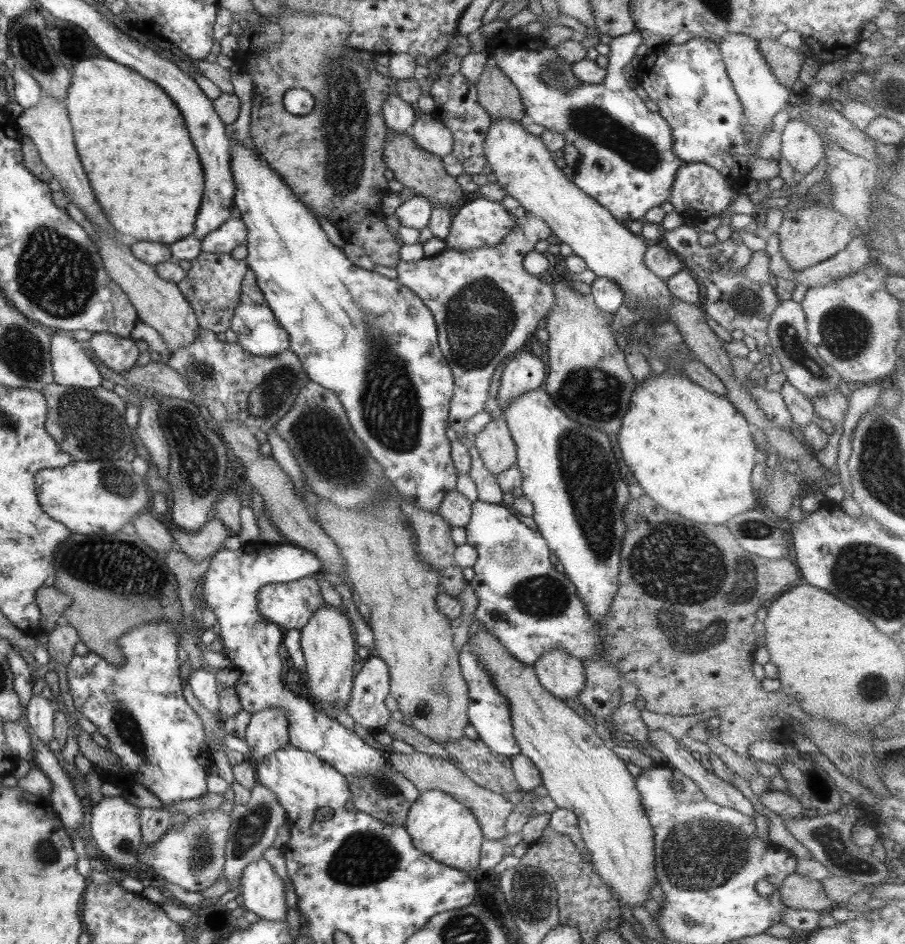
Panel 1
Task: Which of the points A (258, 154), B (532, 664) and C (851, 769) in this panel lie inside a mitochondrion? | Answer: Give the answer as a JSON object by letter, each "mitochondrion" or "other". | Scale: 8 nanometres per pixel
{"A":"other","B":"other","C":"other"}

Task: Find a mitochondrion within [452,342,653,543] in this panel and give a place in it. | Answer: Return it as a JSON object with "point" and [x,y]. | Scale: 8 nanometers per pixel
{"point":[595,396]}

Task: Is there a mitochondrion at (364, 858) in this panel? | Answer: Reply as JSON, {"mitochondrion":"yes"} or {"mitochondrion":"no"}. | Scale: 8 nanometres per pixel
{"mitochondrion":"yes"}

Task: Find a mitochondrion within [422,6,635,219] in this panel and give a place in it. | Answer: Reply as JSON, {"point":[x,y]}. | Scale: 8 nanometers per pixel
{"point":[553,74]}

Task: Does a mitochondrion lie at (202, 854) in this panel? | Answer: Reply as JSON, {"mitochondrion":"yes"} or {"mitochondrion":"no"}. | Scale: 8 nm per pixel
{"mitochondrion":"yes"}

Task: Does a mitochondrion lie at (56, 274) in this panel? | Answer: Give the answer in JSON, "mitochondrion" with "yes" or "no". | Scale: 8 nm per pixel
{"mitochondrion":"yes"}

